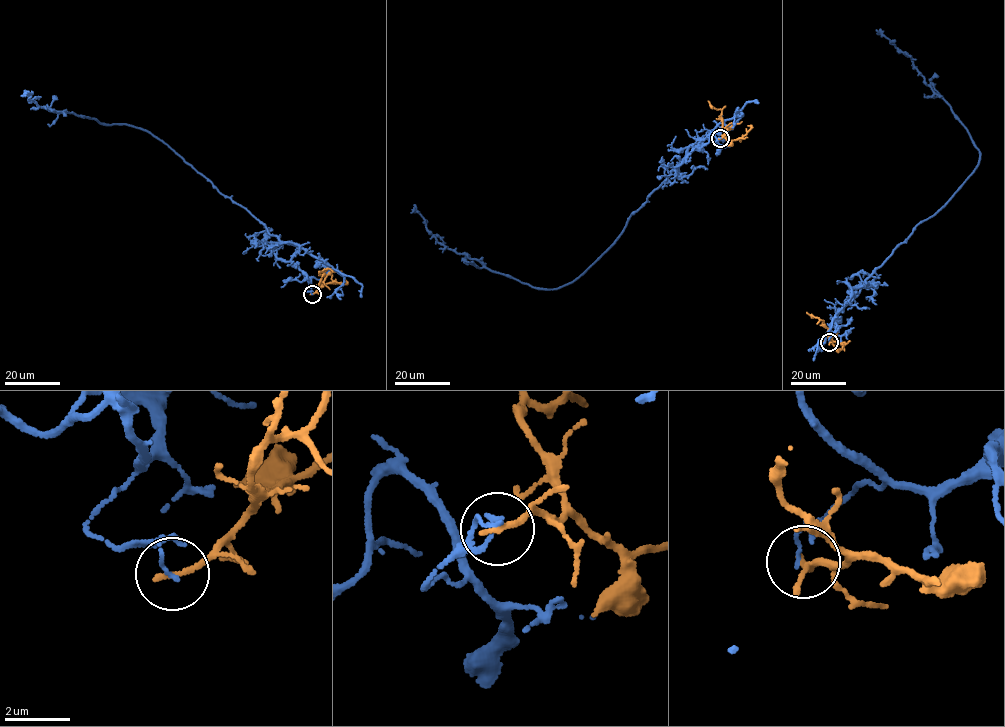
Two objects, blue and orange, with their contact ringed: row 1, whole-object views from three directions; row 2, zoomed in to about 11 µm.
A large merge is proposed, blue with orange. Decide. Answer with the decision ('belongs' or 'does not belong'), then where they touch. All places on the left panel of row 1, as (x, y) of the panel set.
does not belong | (312, 294)

